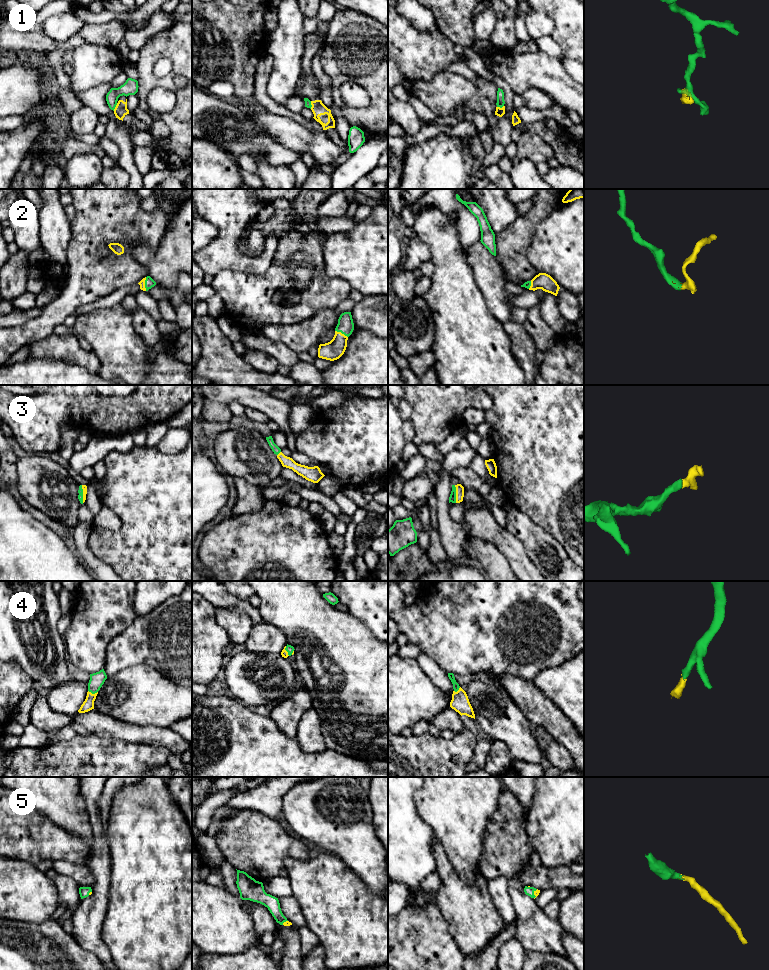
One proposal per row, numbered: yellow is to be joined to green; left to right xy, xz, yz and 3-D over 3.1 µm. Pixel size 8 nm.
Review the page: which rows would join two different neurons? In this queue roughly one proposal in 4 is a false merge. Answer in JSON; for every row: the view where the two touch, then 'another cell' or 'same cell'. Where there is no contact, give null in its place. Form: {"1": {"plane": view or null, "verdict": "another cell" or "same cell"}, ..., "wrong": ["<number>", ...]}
{"1": {"plane": "xy", "verdict": "another cell"}, "2": {"plane": "xy", "verdict": "same cell"}, "3": {"plane": "xy", "verdict": "same cell"}, "4": {"plane": "xy", "verdict": "same cell"}, "5": {"plane": "yz", "verdict": "same cell"}, "wrong": ["1"]}

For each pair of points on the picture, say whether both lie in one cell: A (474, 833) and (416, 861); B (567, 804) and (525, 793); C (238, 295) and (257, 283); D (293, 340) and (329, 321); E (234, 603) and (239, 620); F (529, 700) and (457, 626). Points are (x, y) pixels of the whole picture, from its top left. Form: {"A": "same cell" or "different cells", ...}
{"A": "different cells", "B": "different cells", "C": "same cell", "D": "same cell", "E": "different cells", "F": "different cells"}

